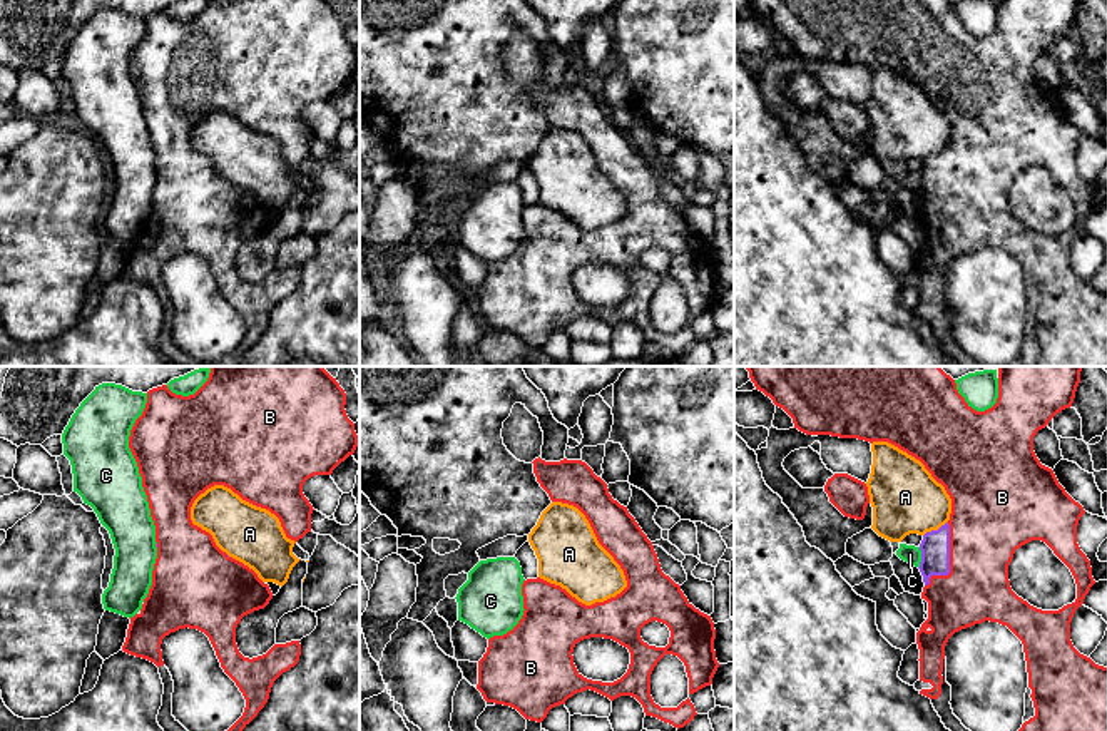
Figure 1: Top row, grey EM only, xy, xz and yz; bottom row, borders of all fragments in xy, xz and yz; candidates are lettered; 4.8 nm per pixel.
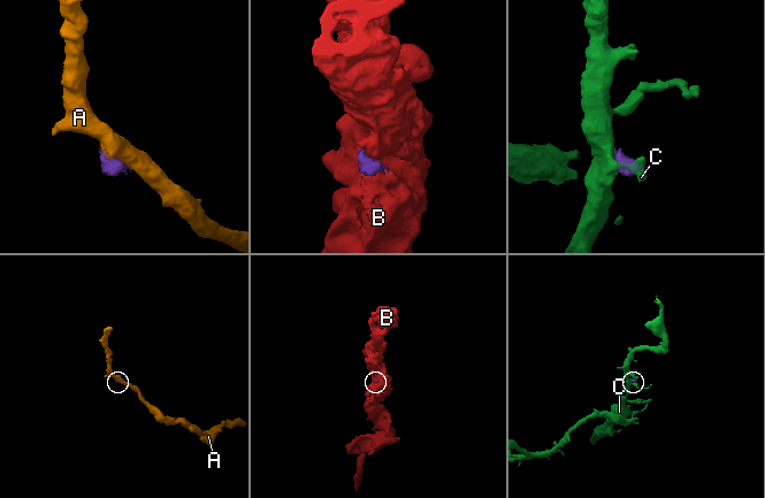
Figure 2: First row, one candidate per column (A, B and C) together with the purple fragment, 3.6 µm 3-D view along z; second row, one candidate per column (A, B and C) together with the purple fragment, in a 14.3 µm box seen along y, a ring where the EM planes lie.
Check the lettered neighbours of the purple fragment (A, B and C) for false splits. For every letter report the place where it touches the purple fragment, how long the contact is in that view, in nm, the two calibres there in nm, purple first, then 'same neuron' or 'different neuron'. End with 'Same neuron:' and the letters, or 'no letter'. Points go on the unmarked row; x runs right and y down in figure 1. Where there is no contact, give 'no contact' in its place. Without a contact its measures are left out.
A: meets purple in yz at (935, 156); contact 140 nm long; 140 nm thick on the purple side, 320 nm on the other; different neuron
B: meets purple in yz at (948, 186); contact 340 nm long; 140 nm thick on the purple side, 360 nm on the other; same neuron
C: meets purple in yz at (922, 183); contact 100 nm long; 140 nm thick on the purple side, 90 nm on the other; different neuron
Same neuron: B

